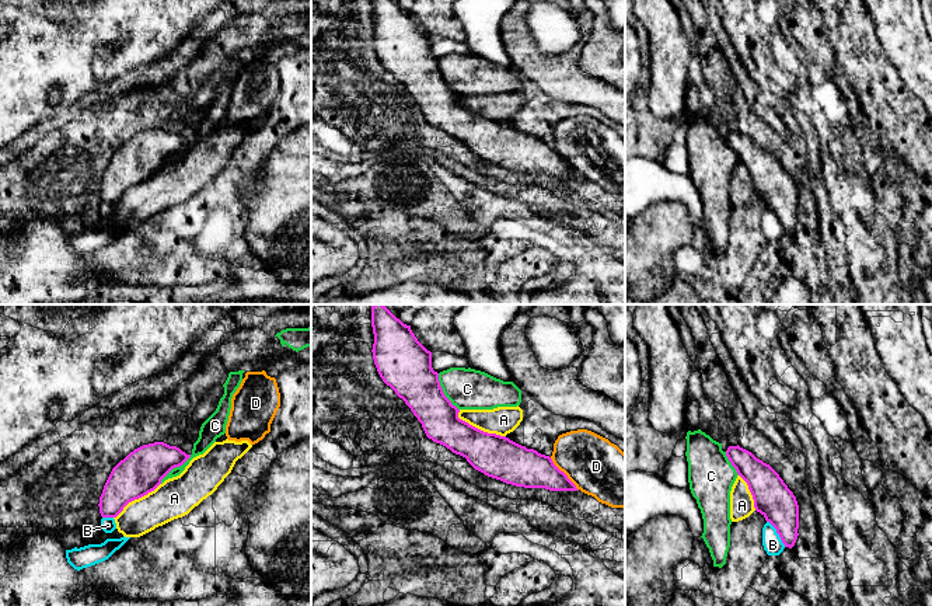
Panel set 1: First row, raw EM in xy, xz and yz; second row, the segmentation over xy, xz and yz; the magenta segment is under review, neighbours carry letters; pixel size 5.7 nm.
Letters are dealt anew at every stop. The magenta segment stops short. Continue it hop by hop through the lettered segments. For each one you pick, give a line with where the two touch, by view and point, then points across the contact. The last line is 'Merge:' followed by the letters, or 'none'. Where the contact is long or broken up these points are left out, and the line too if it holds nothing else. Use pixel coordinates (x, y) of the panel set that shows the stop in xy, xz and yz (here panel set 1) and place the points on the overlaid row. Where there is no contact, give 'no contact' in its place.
Merge: none

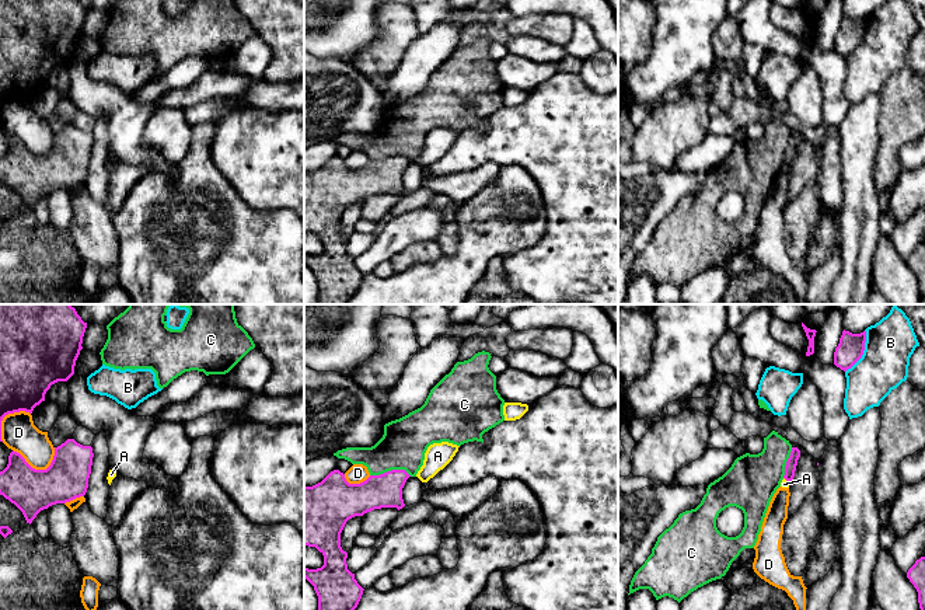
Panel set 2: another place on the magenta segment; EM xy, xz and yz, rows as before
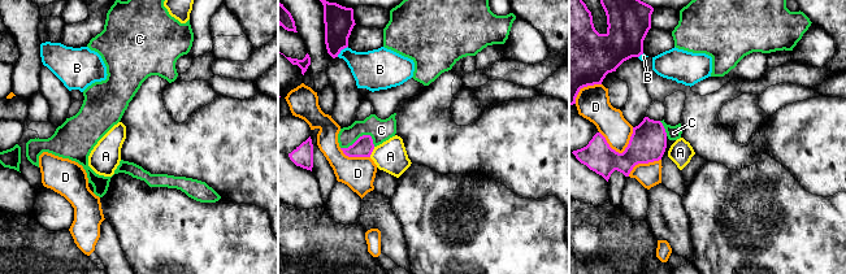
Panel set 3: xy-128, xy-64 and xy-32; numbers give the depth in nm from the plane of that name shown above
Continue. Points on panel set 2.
Merge: none

